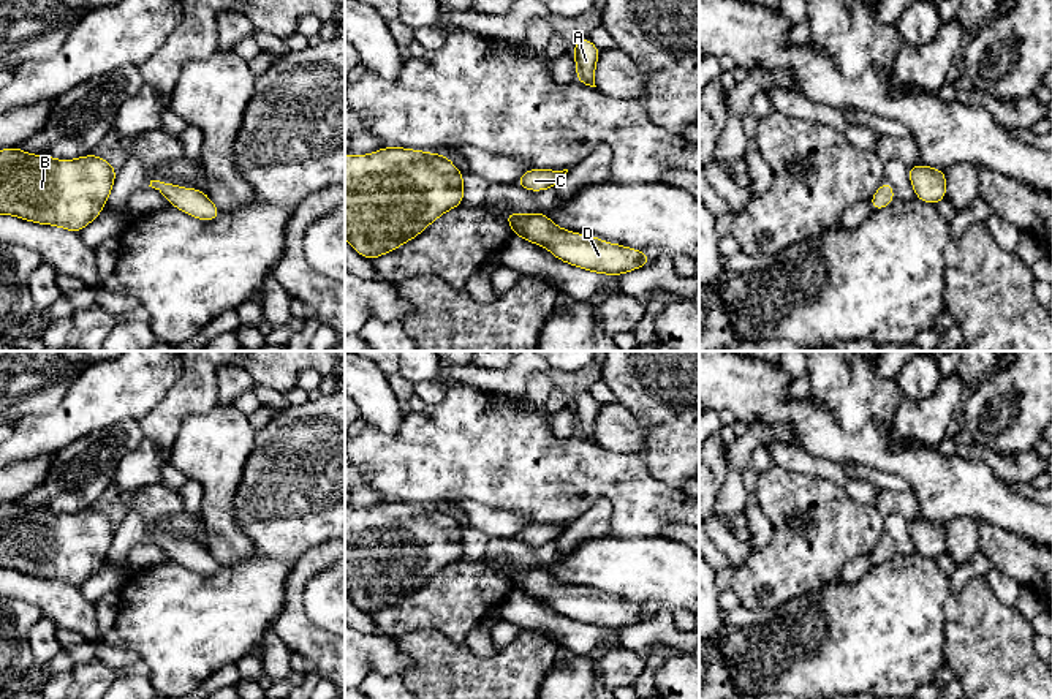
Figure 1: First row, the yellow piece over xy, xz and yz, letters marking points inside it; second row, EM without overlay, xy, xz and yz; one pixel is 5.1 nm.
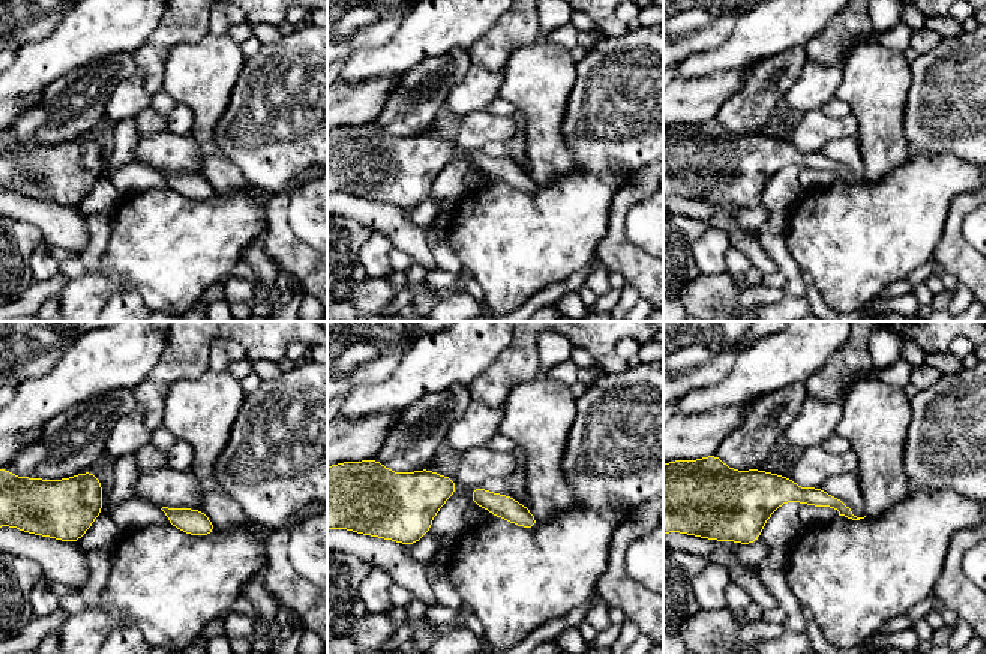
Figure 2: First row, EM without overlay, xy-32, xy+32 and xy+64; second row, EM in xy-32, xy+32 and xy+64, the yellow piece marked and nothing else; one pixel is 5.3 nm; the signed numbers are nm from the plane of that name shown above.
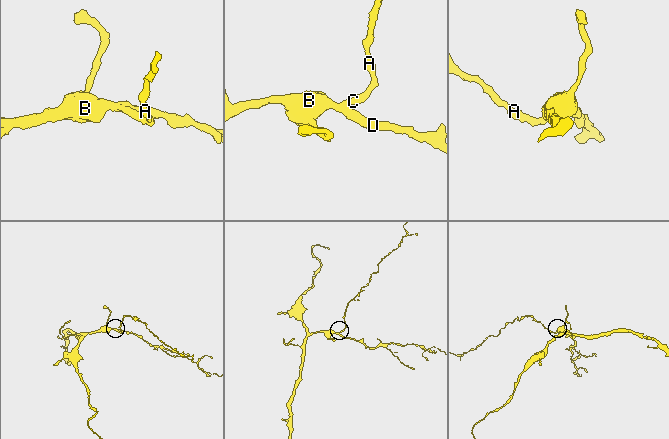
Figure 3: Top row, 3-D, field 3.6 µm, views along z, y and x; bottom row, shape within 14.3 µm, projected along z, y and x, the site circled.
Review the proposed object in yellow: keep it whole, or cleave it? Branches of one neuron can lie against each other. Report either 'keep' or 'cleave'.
keep

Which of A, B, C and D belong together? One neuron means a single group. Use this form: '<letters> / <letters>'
A B C D

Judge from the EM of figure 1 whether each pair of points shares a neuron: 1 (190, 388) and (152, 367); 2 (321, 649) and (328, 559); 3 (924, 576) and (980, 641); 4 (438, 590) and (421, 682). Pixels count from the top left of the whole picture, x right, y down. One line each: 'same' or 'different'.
1: different
2: same
3: different
4: different

